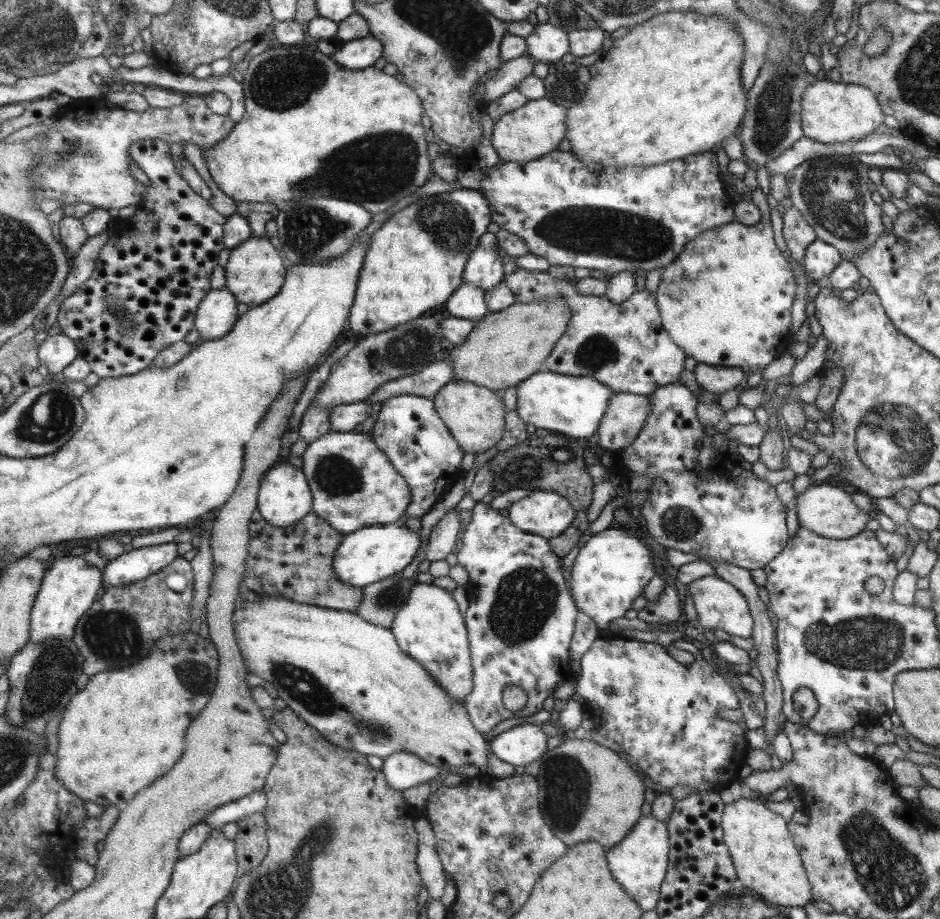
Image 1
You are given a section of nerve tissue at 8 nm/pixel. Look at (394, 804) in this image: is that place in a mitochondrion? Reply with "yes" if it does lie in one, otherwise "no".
no

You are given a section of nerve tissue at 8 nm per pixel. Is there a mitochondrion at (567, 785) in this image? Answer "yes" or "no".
yes

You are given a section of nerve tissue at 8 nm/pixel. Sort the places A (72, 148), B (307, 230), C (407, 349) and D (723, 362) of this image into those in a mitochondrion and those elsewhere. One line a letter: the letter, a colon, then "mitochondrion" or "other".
A: mitochondrion
B: mitochondrion
C: mitochondrion
D: other

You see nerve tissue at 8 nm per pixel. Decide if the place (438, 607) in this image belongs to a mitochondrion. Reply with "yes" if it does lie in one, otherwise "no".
no

